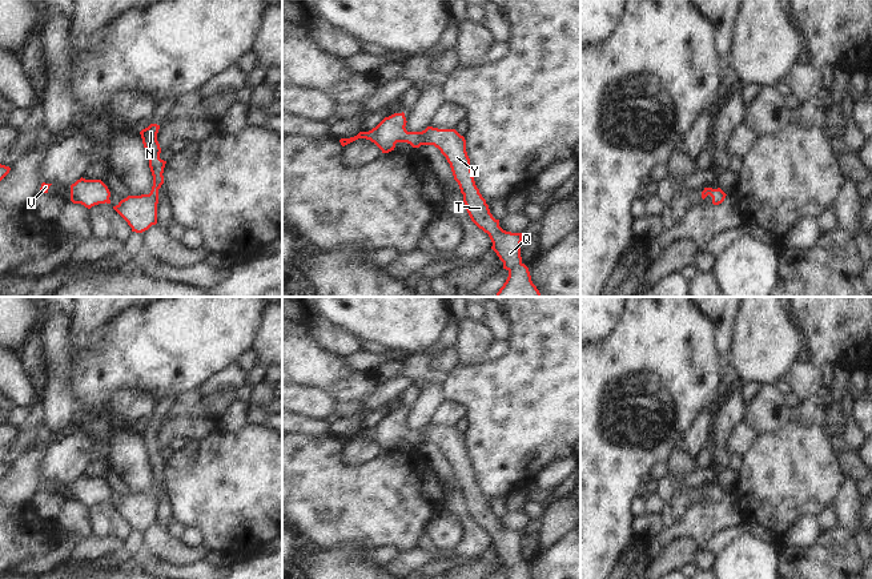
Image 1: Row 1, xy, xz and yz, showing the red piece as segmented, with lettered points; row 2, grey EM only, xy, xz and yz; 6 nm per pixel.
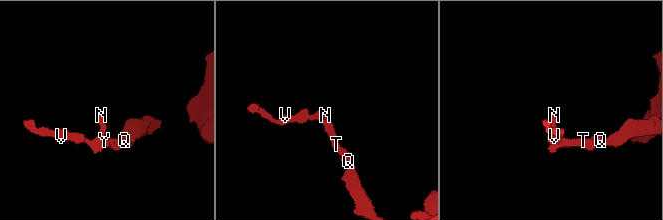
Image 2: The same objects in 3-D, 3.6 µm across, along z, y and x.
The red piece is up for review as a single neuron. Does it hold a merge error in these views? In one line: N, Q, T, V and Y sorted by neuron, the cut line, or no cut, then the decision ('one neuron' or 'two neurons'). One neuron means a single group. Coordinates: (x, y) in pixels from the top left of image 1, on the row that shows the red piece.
N Q T V Y | no cut | one neuron

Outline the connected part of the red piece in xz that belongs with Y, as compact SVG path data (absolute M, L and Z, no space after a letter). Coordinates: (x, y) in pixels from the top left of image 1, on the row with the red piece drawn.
M394 113L385 117L375 128L369 132L359 132L350 138L341 138L342 146L366 138L374 142L382 153L394 150L397 142L407 142L413 148L421 145L434 145L441 150L450 164L454 180L458 182L463 202L471 221L489 234L503 269L509 277L495 297L541 297L539 290L531 281L529 268L522 262L521 242L522 233L506 232L499 226L490 213L486 200L475 185L470 158L466 152L466 140L455 129L438 129L427 126L422 132L406 130L405 113Z

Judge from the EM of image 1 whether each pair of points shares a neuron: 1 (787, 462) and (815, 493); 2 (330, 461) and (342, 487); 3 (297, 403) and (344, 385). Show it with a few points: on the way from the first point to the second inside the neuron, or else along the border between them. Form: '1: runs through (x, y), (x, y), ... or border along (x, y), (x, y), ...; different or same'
1: runs through (794, 470), (808, 485); same
2: runs through (330, 467), (330, 475), (336, 481); same
3: border along (296, 384), (322, 389), (336, 401); different

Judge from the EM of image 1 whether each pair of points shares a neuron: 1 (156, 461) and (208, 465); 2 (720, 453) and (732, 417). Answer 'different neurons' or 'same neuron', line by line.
1: different neurons
2: same neuron

